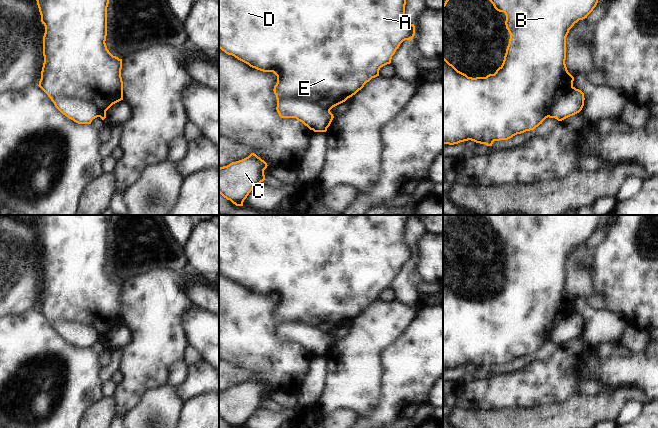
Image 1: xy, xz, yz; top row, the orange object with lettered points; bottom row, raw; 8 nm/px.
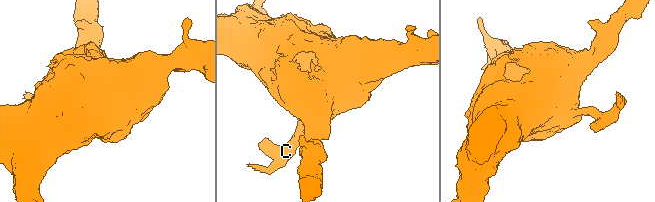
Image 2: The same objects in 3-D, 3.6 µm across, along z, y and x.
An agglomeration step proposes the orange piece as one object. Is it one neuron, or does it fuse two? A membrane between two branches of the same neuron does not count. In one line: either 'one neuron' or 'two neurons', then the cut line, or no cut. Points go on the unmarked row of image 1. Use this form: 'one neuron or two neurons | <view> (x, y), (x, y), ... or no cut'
two neurons | xy (51, 322), (78, 321), (92, 325), (100, 338)

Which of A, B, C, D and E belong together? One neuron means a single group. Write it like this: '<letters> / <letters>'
A B D E / C

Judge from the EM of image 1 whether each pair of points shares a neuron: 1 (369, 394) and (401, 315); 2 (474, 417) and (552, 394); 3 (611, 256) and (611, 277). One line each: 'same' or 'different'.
1: same
2: different
3: same

